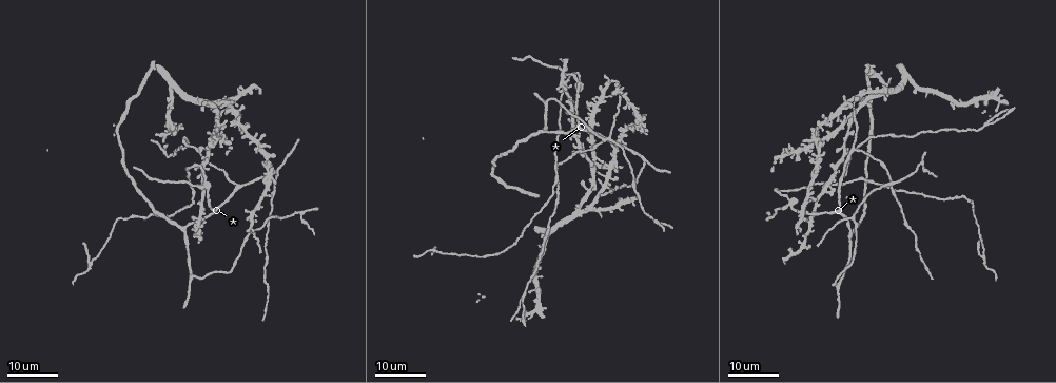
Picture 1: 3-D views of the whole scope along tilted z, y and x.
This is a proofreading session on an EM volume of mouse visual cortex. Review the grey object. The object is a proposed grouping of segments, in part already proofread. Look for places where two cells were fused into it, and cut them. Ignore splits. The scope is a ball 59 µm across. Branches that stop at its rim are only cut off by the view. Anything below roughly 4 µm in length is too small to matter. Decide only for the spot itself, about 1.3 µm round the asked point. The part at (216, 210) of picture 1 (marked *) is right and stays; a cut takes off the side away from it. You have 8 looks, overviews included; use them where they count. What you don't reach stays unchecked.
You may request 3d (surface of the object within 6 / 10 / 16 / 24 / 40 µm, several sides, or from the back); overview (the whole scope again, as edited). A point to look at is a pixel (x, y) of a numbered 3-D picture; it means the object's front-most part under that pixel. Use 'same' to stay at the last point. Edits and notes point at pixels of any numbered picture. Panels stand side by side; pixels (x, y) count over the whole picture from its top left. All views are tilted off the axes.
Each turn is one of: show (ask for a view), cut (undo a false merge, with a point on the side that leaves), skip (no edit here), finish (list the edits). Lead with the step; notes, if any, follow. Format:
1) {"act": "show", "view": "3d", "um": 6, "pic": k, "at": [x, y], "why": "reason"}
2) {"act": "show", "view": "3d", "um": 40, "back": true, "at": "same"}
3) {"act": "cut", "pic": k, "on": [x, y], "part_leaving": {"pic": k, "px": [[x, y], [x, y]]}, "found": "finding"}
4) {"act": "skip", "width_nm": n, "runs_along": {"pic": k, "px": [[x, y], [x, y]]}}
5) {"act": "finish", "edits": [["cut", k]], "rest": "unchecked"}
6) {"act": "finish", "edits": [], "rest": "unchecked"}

{"act": "show", "view": "3d", "um": 24, "pic": 1, "at": [789, 205], "why": "two arms in line, one across"}

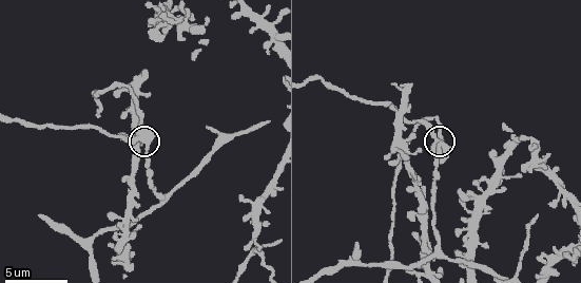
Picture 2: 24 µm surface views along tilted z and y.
{"act": "show", "view": "3d", "um": 10, "pic": 2, "at": [433, 135]}

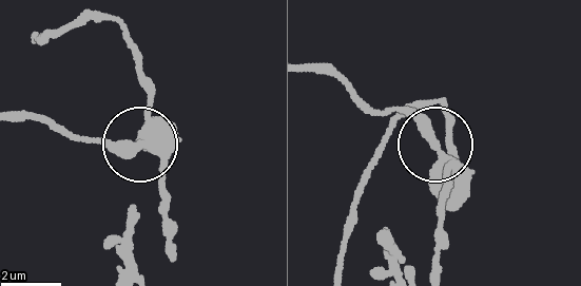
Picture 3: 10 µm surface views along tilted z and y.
{"act": "skip", "width_nm": 340, "runs_along": {"pic": 3, "px": [[436, 272], [438, 197], [448, 157], [414, 117], [371, 108]]}, "found": "one cell here"}

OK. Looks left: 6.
{"act": "show", "view": "3d", "um": 24, "pic": 1, "at": [985, 258], "why": "three-way junction"}

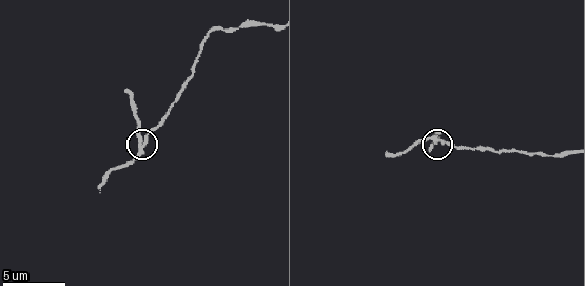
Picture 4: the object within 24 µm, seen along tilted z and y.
{"act": "show", "view": "3d", "um": 10, "pic": 4, "at": [138, 137], "why": "closer look"}

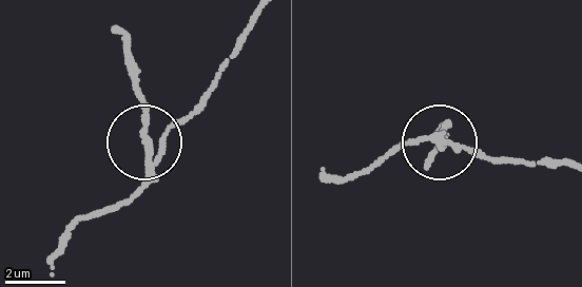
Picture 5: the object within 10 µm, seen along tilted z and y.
{"act": "show", "view": "3d", "um": 10, "back": true, "pic": 5, "at": [146, 145]}

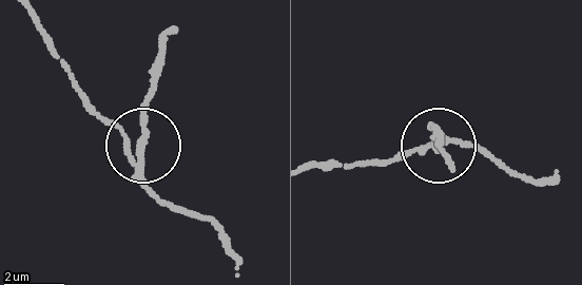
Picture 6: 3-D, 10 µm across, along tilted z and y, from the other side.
{"act": "cut", "pic": 6, "on": [140, 122], "arms": 3, "part_leaving": {"pic": 6, "px": [[137, 168], [158, 44], [175, 32]]}, "found": "two cells meet here"}

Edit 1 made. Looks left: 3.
{"act": "show", "view": "overview"}

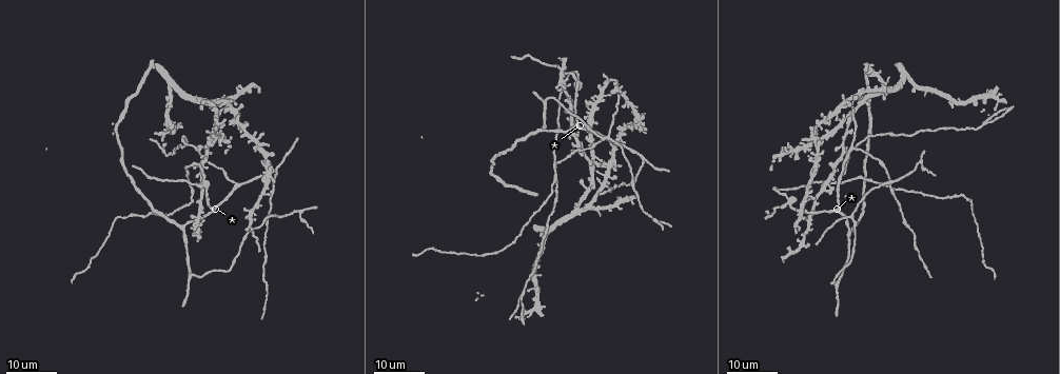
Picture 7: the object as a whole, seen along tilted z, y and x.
{"act": "show", "view": "3d", "um": 16, "pic": 7, "at": [985, 124], "why": "two arms in line, one across"}

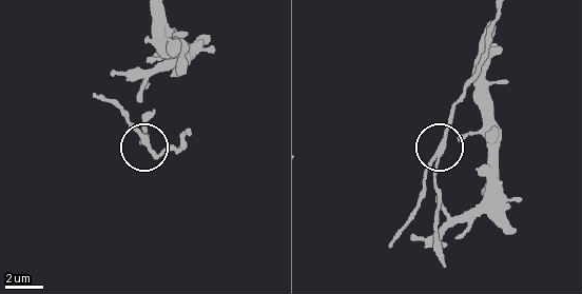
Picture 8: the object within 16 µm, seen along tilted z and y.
{"act": "show", "view": "3d", "um": 10, "pic": 8, "at": [440, 150]}

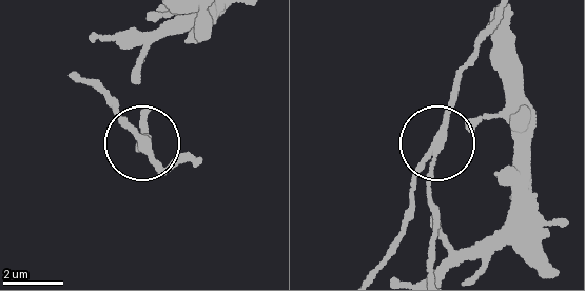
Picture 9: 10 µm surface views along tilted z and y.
{"act": "skip", "arms": 3, "runs_along": {"pic": 9, "px": [[501, 15], [457, 85], [439, 141], [430, 181], [433, 236]]}, "found": "one cell here"}

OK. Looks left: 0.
{"act": "finish", "edits": [["cut", 6]], "rest": "unchecked"}

